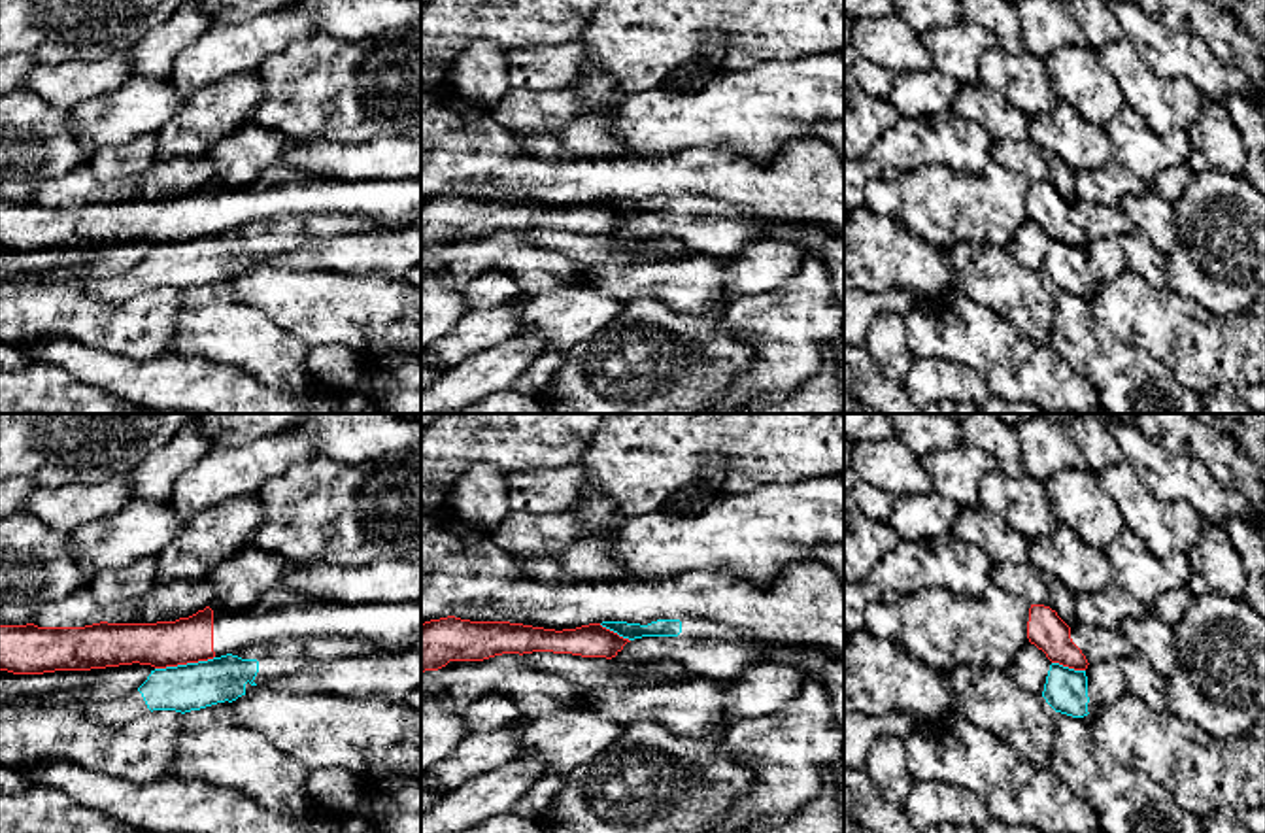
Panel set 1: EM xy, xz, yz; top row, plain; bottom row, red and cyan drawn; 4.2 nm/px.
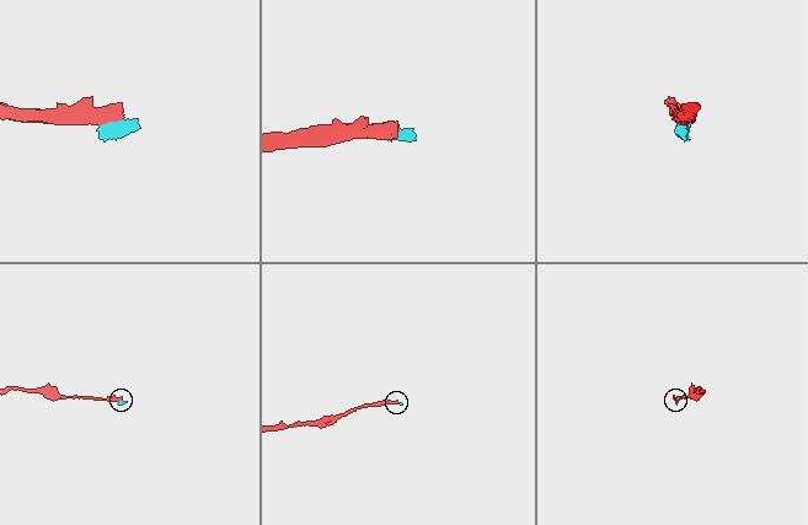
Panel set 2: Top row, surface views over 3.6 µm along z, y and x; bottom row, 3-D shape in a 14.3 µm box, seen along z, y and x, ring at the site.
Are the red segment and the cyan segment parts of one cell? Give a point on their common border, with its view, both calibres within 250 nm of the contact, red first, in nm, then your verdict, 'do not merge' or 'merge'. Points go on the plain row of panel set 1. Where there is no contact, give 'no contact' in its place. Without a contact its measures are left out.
meets red in xy at (184, 240); 200 nm thick on the red side, 200 nm on the other; do not merge

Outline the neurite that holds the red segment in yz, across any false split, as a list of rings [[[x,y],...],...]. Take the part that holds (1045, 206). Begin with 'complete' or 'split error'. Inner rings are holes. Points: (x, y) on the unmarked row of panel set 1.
complete; [[[1031,181],[1027,215],[1042,227],[1052,240],[1074,247],[1086,247],[1089,242],[1082,227],[1072,219],[1071,204],[1050,183]]]

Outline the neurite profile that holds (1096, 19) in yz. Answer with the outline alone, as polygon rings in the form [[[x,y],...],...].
[[[1065,0],[1091,49],[1123,38],[1120,21],[1105,0]]]

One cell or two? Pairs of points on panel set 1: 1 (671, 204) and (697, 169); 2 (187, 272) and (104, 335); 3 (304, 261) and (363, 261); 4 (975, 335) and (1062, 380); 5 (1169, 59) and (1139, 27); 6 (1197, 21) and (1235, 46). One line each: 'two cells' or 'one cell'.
1: two cells
2: two cells
3: one cell
4: one cell
5: one cell
6: one cell

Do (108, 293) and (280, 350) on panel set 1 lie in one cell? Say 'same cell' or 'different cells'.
different cells

